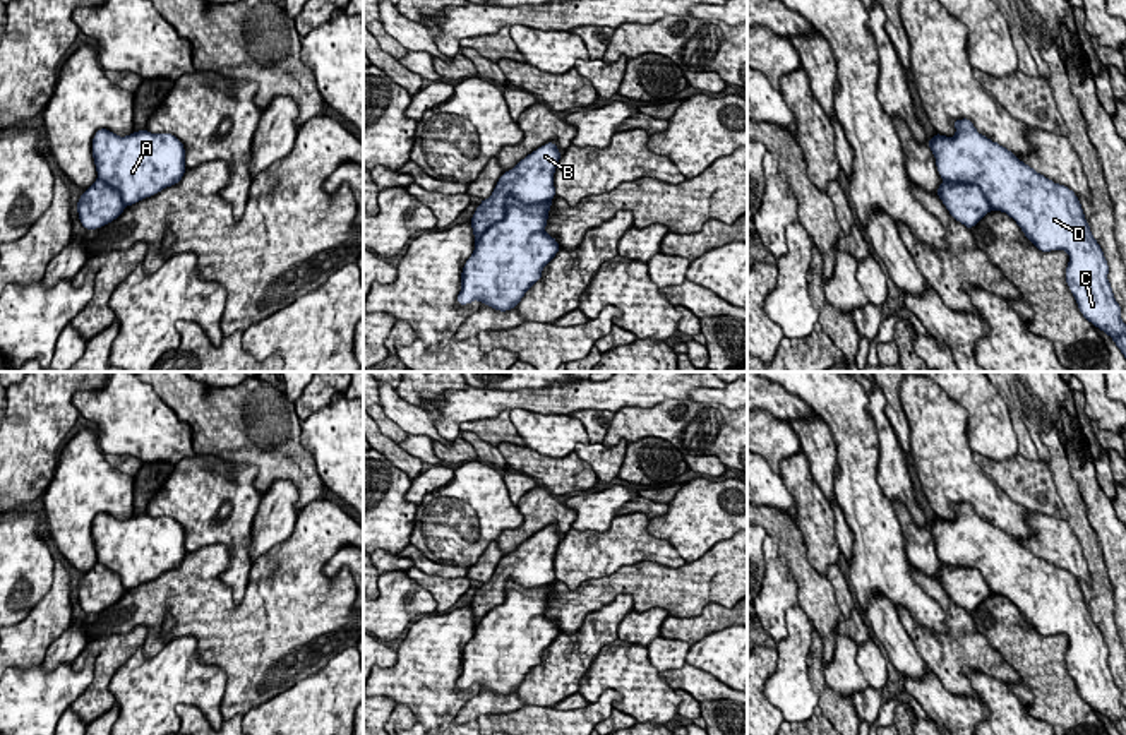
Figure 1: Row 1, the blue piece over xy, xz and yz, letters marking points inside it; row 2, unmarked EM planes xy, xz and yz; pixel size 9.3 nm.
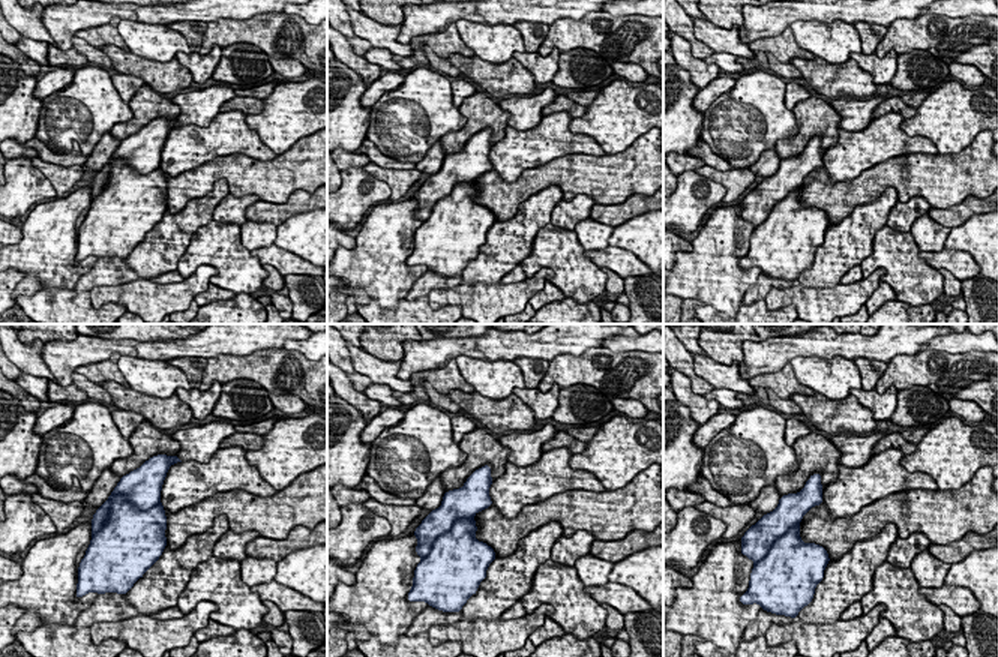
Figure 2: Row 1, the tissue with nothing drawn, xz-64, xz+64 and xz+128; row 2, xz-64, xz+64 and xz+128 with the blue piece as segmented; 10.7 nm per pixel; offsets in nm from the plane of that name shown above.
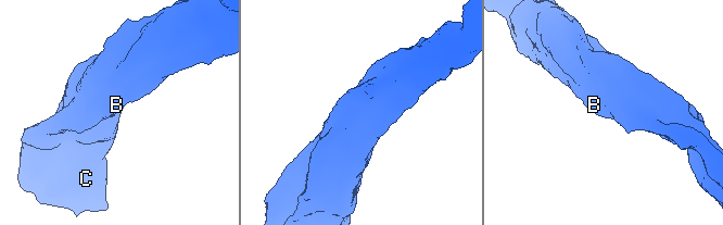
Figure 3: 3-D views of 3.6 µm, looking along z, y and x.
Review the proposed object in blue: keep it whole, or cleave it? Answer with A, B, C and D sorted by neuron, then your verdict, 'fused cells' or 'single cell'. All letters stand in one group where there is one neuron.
A B C D; single cell

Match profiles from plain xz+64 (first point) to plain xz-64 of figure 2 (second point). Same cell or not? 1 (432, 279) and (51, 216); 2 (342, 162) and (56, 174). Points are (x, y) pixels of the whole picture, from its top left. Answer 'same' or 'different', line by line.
1: same
2: different

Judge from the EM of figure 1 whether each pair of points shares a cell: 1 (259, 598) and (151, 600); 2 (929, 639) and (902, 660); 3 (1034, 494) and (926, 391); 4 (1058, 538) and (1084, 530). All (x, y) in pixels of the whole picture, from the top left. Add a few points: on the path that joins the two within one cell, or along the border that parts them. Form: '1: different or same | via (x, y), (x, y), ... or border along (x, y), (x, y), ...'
1: same | via (232, 612), (209, 612), (197, 600), (179, 600)
2: different | border along (897, 612), (917, 655), (929, 669)
3: different | border along (972, 451), (972, 460), (1018, 502)
4: different | border along (1066, 519), (1089, 571)

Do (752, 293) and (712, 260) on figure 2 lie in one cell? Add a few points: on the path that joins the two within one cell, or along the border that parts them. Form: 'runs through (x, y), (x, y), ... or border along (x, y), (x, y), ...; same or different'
runs through (742, 285), (737, 285), (722, 270); same

